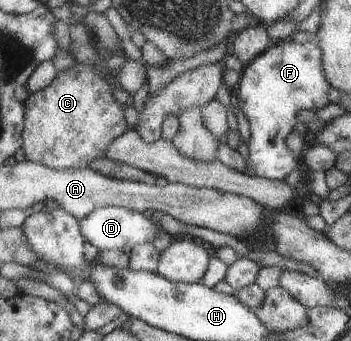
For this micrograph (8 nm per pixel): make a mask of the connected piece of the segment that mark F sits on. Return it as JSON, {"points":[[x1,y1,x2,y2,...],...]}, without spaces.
{"points":[[290,38,279,41,271,46,271,50,265,50,243,68,240,82,238,107,247,117,251,130,249,156,243,162,245,174,285,181,299,166,295,154,285,144,285,136,297,124,297,112,315,108,319,110,329,104,327,94,331,90,331,83,323,70,319,43,308,41,302,44]]}

